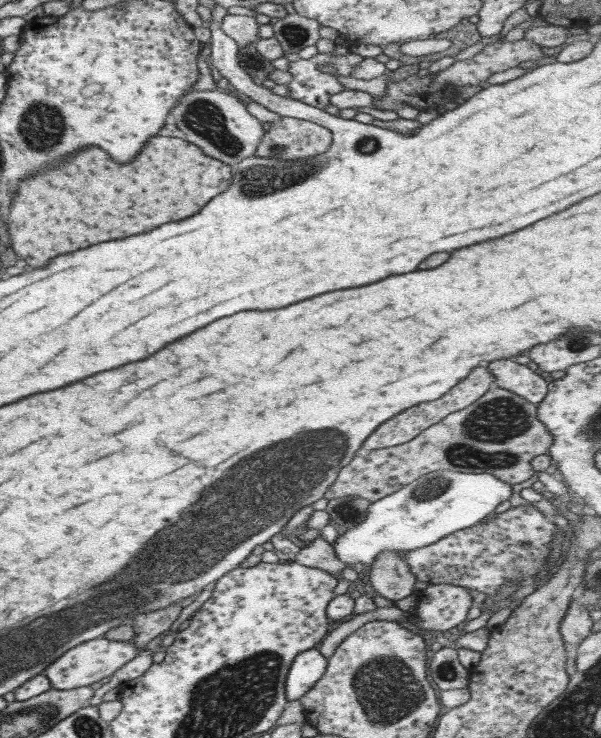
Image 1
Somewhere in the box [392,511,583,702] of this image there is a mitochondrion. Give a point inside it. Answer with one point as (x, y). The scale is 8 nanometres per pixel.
(447, 672)

